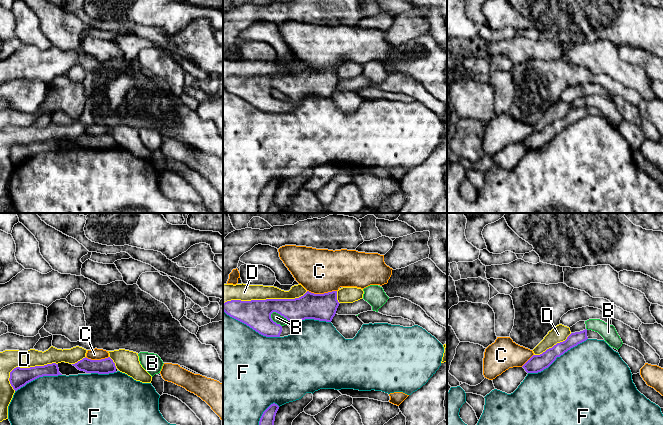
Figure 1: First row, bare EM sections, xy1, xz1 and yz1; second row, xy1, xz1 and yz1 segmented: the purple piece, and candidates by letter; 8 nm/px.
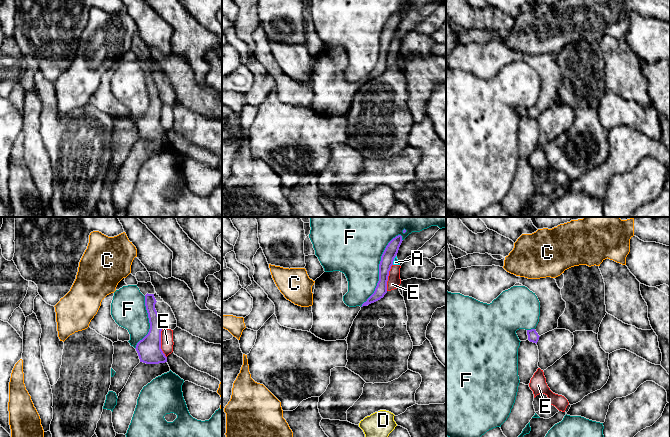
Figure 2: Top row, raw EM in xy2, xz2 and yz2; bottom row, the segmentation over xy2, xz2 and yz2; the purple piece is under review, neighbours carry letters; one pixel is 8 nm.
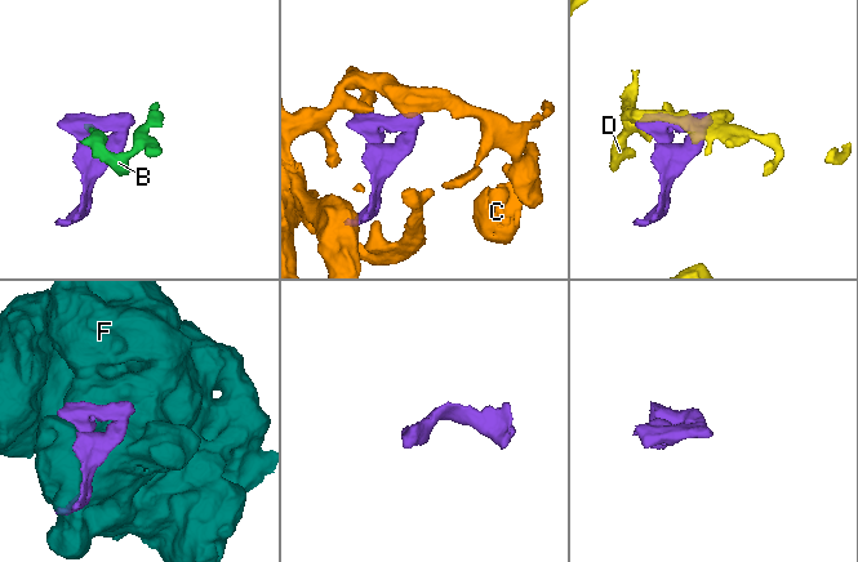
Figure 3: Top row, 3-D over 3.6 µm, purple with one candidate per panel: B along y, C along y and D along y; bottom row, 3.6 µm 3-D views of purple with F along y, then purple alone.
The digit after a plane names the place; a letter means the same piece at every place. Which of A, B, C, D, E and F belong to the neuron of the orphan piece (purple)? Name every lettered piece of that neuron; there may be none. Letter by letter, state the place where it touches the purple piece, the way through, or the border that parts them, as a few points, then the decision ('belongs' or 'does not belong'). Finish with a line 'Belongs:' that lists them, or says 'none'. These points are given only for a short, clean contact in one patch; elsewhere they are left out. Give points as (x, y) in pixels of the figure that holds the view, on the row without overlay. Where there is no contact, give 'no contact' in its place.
A: meets purple in xz2 at (393, 36); border along xz2 (396, 32), (392, 40); does not belong
B: meets purple in xz1 at (279, 89); does not belong
C: meets purple in xz1 at (322, 70); does not belong
D: meets purple in xz1 at (266, 75); does not belong
E: meets purple in xy2 at (160, 119); border along xy2 (162, 104), (161, 126), (166, 133); does not belong
F: meets purple in xz2 at (379, 45); does not belong
Belongs: none

